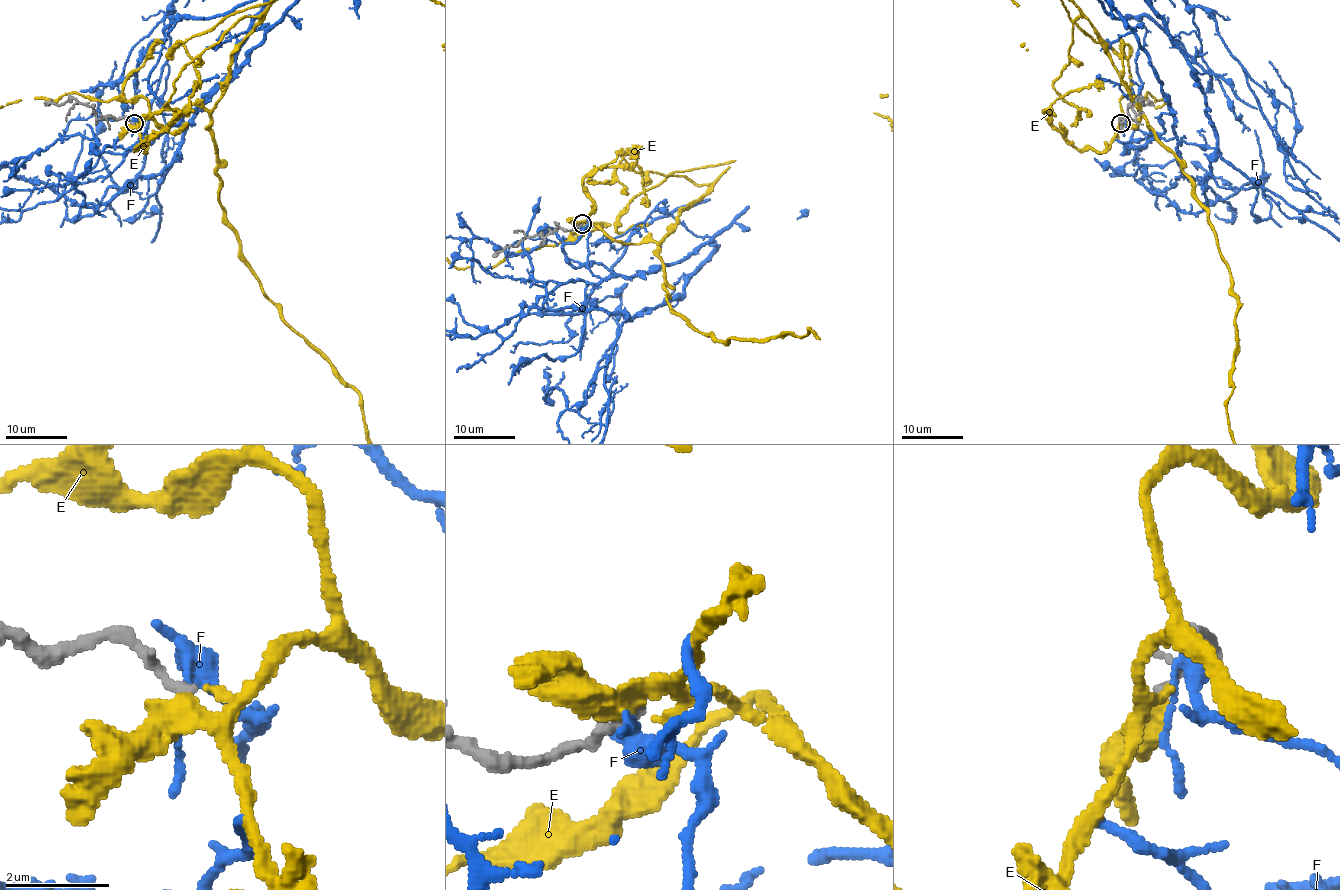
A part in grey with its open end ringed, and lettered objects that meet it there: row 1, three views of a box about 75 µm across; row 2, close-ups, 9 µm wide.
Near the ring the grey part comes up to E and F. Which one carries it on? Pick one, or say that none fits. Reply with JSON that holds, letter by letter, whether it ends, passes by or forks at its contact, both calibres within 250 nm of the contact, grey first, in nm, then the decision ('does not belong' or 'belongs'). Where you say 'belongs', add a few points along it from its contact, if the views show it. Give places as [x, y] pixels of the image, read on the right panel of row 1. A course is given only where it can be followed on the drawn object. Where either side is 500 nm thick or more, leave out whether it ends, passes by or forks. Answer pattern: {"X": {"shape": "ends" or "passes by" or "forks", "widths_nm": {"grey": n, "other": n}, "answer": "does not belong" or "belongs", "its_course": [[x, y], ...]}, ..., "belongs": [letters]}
{"E": {"shape": "forks", "widths_nm": {"grey": 200, "other": 280}, "answer": "does not belong"}, "F": {"shape": "forks", "widths_nm": {"grey": 200, "other": 240}, "answer": "does not belong"}, "belongs": []}

